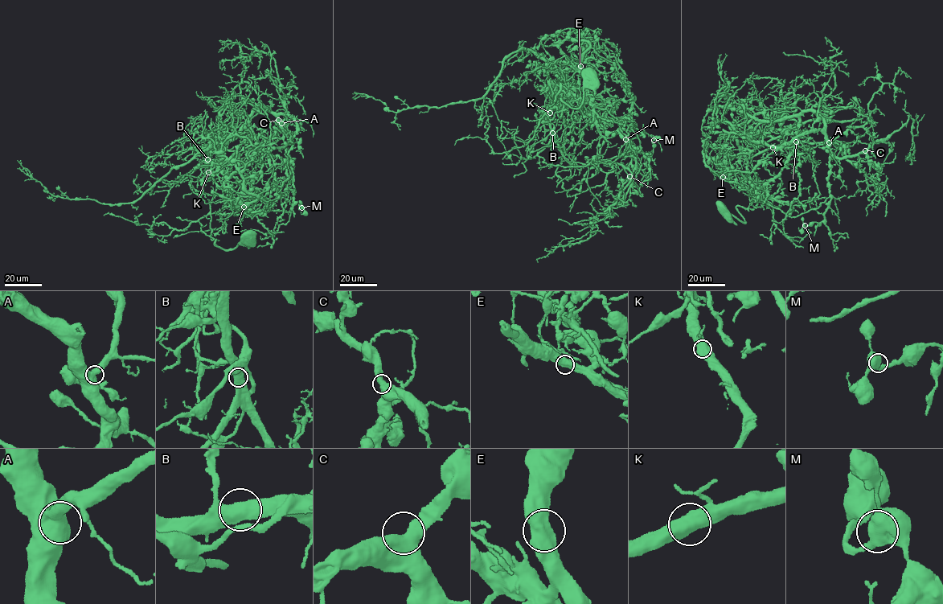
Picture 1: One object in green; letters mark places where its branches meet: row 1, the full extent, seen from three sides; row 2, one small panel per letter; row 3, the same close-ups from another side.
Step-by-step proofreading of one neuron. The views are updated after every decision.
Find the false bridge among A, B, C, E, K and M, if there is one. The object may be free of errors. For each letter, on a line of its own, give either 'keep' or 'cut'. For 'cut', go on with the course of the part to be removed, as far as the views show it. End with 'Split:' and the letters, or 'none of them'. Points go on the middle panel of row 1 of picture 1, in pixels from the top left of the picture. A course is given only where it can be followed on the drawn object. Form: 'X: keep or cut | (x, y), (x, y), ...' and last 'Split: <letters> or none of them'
A: keep
B: cut | (552, 133), (551, 111), (561, 90), (605, 108), (630, 128), (639, 141), (639, 151), (643, 154), (637, 178)
C: keep
E: keep
K: keep
M: keep
Split: B

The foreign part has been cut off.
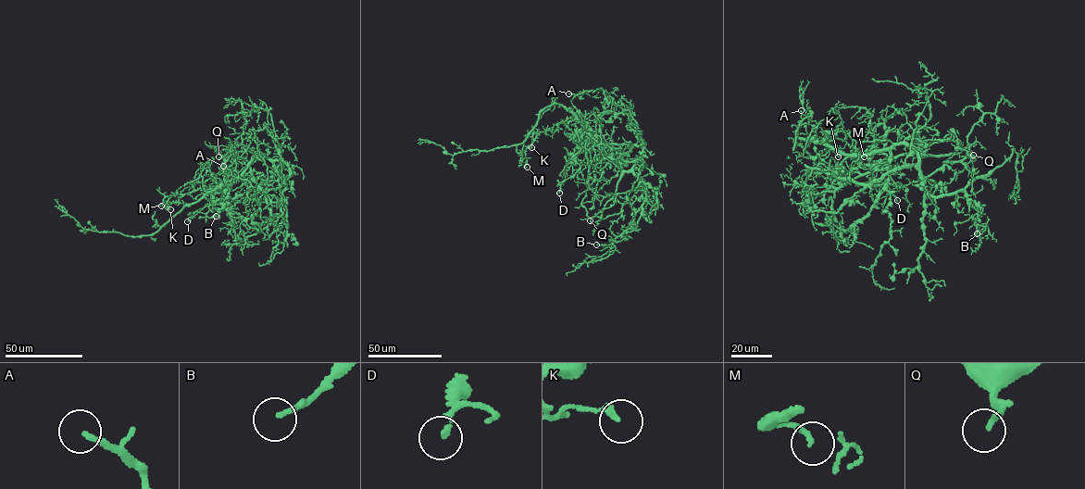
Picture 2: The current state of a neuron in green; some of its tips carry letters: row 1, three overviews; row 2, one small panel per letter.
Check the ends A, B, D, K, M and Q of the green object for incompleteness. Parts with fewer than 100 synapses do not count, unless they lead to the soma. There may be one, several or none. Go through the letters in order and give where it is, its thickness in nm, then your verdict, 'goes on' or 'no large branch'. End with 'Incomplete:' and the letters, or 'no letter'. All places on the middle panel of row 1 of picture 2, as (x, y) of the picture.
A: at (568, 94); 180 nm thick; no large branch
B: at (596, 244); 110 nm thick; no large branch
D: at (559, 193); 190 nm thick; no large branch
K: at (531, 147); 220 nm thick; no large branch
M: at (527, 167); 190 nm thick; no large branch
Q: at (590, 220); 150 nm thick; no large branch
Incomplete: no letter

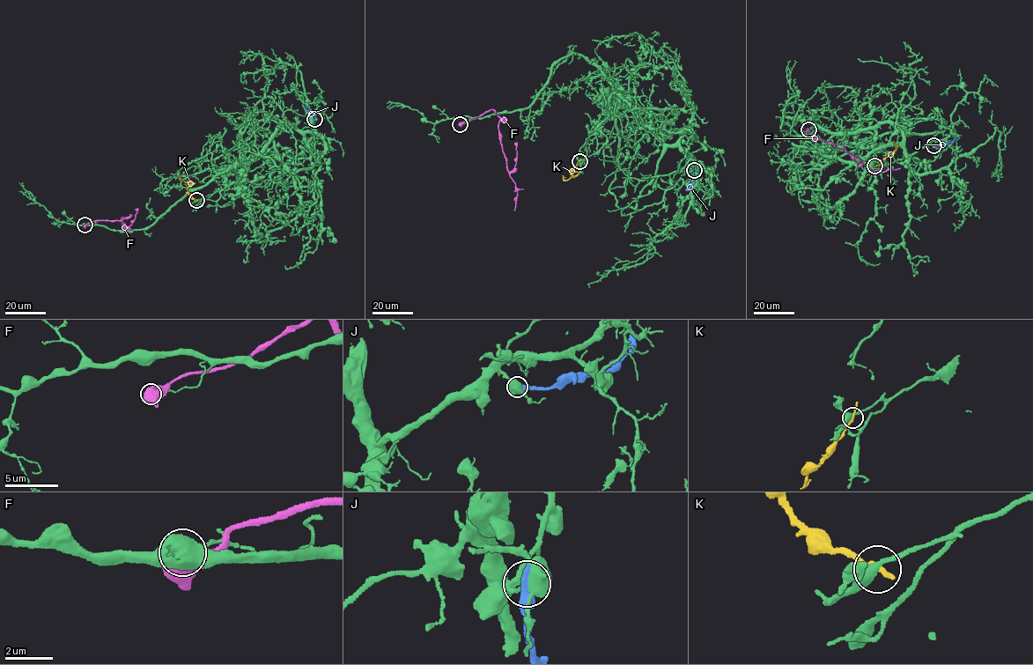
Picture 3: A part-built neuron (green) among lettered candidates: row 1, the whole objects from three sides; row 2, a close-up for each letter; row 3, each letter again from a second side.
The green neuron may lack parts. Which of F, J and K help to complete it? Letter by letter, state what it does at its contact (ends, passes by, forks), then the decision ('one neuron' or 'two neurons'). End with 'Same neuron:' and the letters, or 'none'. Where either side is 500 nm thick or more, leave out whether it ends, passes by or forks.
F: two neurons
J: it ends; two neurons
K: it passes by; two neurons
Same neuron: none

